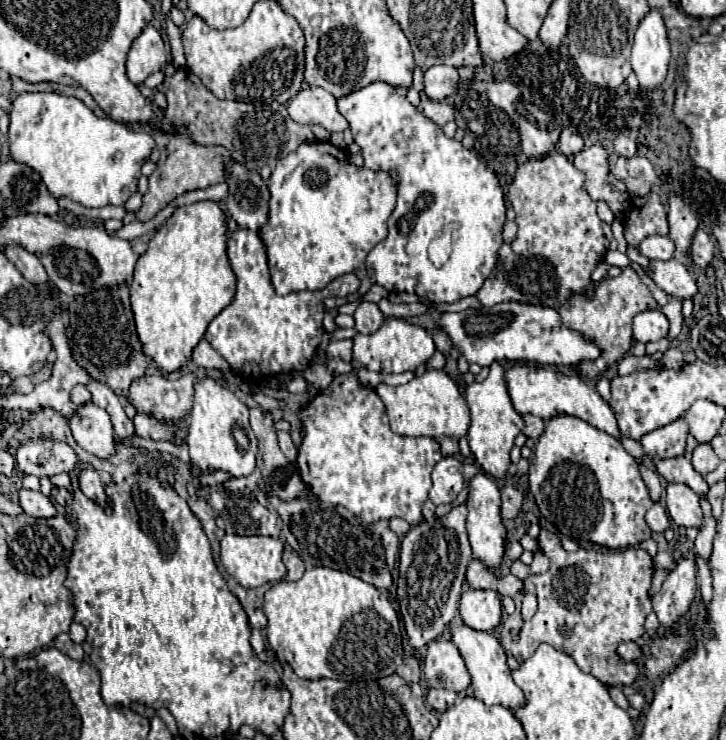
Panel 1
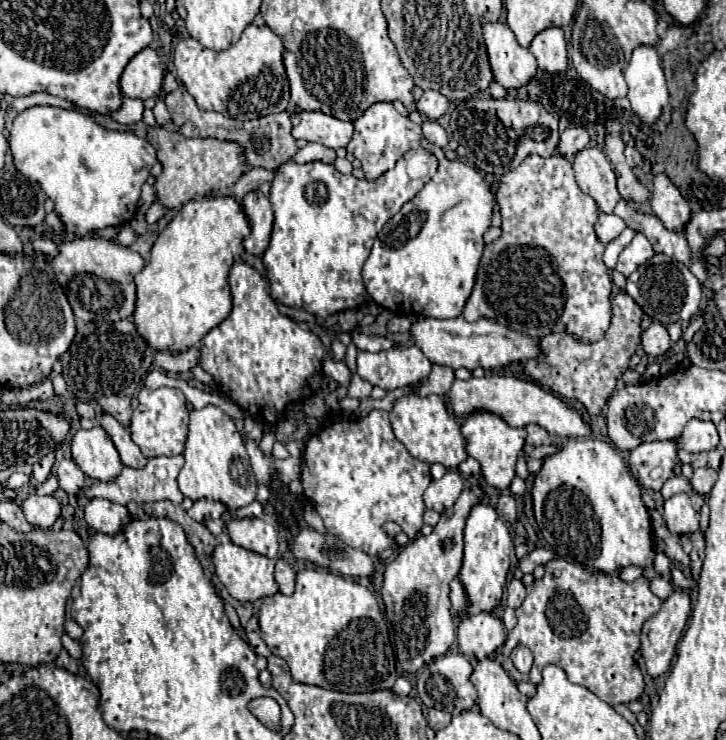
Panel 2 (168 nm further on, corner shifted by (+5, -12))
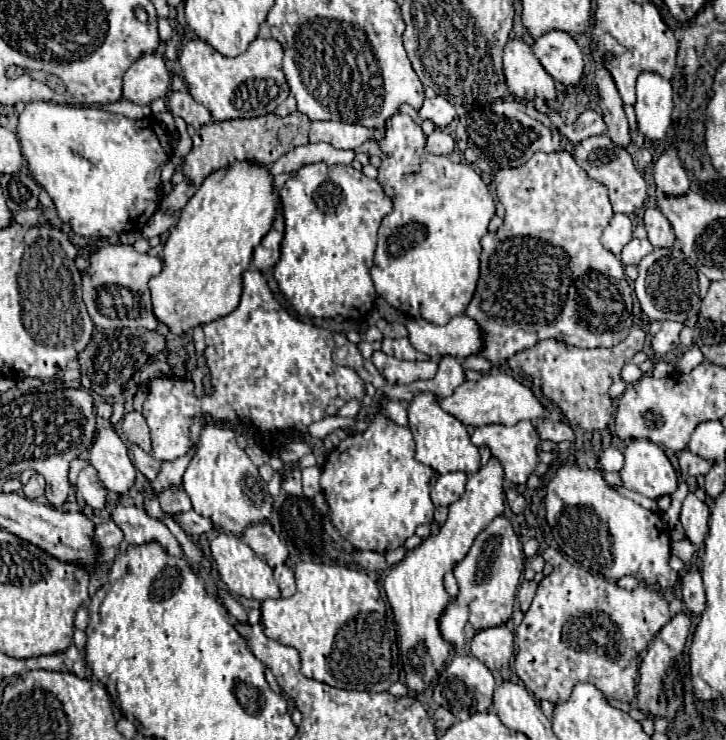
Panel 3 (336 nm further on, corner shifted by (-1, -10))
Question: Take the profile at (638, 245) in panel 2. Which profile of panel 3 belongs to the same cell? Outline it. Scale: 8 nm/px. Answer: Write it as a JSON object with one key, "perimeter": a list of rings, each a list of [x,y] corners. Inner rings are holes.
{"perimeter":[[[633,238],[621,252],[621,262],[623,264],[639,264],[643,256],[647,256],[649,252],[653,250],[651,242],[649,240],[639,240],[639,238]]]}

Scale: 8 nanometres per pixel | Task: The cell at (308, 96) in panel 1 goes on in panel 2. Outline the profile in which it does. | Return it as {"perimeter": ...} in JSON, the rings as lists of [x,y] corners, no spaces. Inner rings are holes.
{"perimeter":[[[301,112],[299,124],[293,126],[293,138],[307,142],[319,142],[327,148],[343,148],[351,140],[353,124],[327,116],[323,112]]]}

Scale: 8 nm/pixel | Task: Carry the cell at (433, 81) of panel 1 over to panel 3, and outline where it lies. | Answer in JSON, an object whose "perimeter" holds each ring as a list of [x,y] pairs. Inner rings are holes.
{"perimeter":[[[435,96],[435,98],[425,98],[421,110],[419,110],[419,118],[421,120],[431,120],[437,128],[447,128],[453,120],[455,120],[455,108],[453,104],[449,104],[445,98]]]}

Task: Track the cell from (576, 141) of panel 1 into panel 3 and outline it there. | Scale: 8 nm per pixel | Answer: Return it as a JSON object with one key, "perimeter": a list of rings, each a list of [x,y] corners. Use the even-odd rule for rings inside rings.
{"perimeter":[[[587,110],[583,112],[571,126],[565,126],[563,134],[573,142],[579,144],[589,136],[597,136],[597,134],[605,134],[607,126],[603,122],[603,116],[595,110]]]}

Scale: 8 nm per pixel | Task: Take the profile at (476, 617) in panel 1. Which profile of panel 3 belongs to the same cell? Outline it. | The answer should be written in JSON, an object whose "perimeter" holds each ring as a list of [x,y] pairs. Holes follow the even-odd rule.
{"perimeter":[[[507,626],[485,628],[475,634],[471,642],[471,652],[479,658],[489,670],[501,670],[513,658],[513,632]]]}

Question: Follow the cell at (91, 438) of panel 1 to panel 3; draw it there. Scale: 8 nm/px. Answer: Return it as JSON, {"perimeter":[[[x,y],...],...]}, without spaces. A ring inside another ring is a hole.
{"perimeter":[[[115,430],[97,432],[89,452],[89,462],[97,468],[99,478],[109,492],[127,494],[137,480],[137,472],[129,460],[127,446],[121,442]]]}

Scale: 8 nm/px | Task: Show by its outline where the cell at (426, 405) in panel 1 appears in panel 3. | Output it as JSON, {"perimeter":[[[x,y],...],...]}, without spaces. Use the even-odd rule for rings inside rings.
{"perimeter":[[[435,394],[415,396],[407,414],[409,414],[409,430],[413,432],[413,438],[417,444],[415,458],[421,464],[433,468],[439,474],[447,474],[447,472],[455,472],[455,470],[465,472],[465,474],[475,474],[481,468],[479,448],[471,442],[467,426],[461,424],[455,416],[447,414],[439,406]]]}

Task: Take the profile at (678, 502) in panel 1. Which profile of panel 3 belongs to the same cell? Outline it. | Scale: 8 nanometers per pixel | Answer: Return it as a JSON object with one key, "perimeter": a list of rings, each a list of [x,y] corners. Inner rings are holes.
{"perimeter":[[[693,492],[687,494],[681,510],[681,524],[687,534],[687,538],[693,544],[703,544],[707,532],[709,532],[709,506],[701,502]]]}

